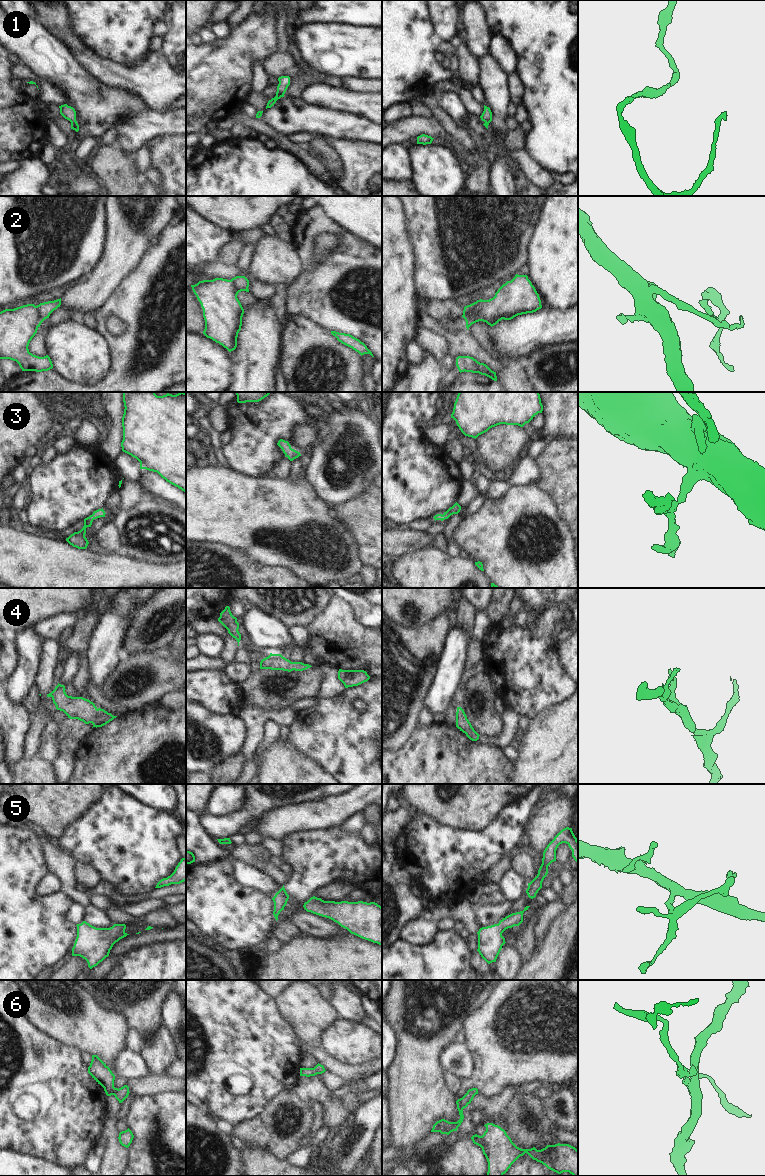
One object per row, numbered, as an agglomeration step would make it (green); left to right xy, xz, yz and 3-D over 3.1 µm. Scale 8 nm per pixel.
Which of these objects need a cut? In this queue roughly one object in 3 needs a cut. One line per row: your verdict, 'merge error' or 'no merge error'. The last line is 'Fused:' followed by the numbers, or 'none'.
1: no merge error
2: merge error
3: no merge error
4: no merge error
5: no merge error
6: no merge error
Fused: 2

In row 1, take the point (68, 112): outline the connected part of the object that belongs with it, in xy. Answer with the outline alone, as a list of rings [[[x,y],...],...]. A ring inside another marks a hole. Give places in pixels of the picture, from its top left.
[[[67,104],[59,106],[60,114],[67,120],[71,122],[71,129],[76,132],[79,131],[79,125],[76,121],[76,111],[73,107],[68,106]]]

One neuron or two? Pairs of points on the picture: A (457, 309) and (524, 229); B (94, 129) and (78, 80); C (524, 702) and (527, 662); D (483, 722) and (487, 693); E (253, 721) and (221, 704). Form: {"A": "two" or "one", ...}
{"A": "two", "B": "one", "C": "one", "D": "one", "E": "two"}

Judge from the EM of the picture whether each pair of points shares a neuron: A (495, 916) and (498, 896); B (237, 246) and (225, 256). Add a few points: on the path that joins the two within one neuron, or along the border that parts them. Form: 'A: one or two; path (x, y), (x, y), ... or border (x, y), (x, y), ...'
A: two; border (505, 899), (498, 903), (476, 902), (473, 904)
B: one; path (234, 249), (228, 255)

